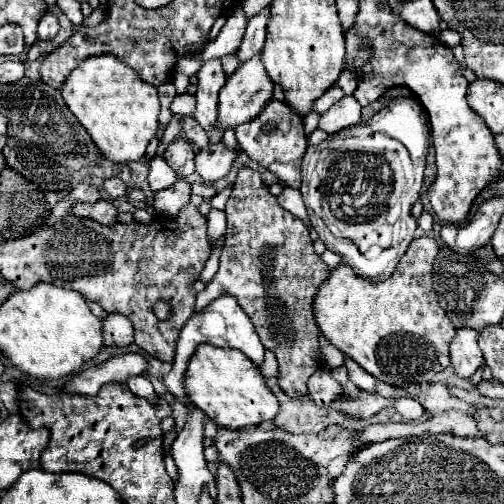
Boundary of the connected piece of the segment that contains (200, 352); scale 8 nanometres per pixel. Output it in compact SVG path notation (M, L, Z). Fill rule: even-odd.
M201 344L189 362L185 374L185 390L189 400L201 412L205 412L217 426L227 430L259 426L265 420L273 420L279 412L275 394L265 384L259 368L241 350Z

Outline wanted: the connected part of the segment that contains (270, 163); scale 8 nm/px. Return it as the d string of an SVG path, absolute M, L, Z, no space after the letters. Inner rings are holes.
M271 100L255 120L239 124L235 130L241 150L247 152L251 160L273 172L281 184L289 188L301 186L301 158L307 148L307 140L303 134L303 118L291 112L285 102Z

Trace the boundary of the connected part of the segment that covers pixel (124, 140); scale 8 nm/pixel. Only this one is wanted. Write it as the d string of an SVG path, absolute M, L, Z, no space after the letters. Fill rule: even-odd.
M111 54L83 60L65 80L61 88L63 100L73 116L87 130L99 154L115 164L143 158L145 148L155 138L159 118L157 88L139 80L129 66Z

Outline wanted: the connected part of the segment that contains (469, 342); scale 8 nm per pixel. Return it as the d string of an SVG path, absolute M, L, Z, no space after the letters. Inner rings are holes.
M459 328L449 346L451 366L459 378L471 378L483 362L477 336L479 334L473 328Z

